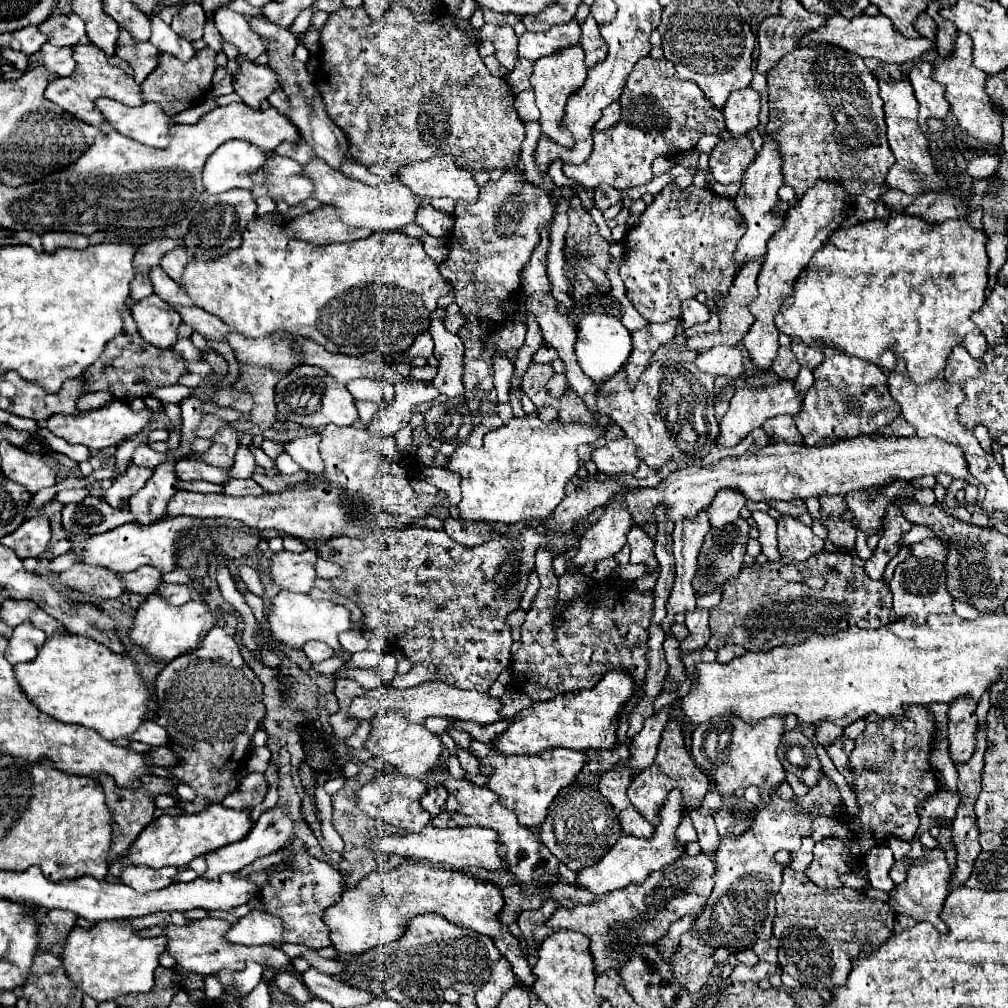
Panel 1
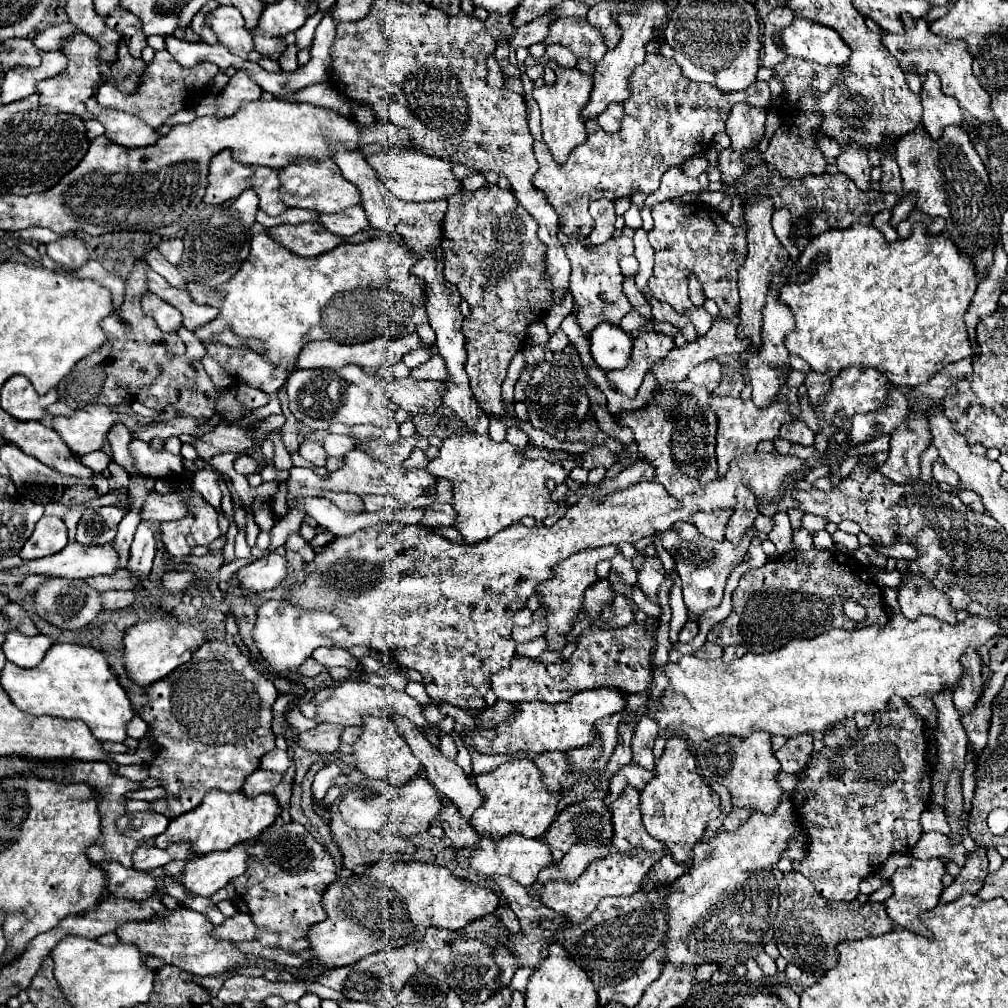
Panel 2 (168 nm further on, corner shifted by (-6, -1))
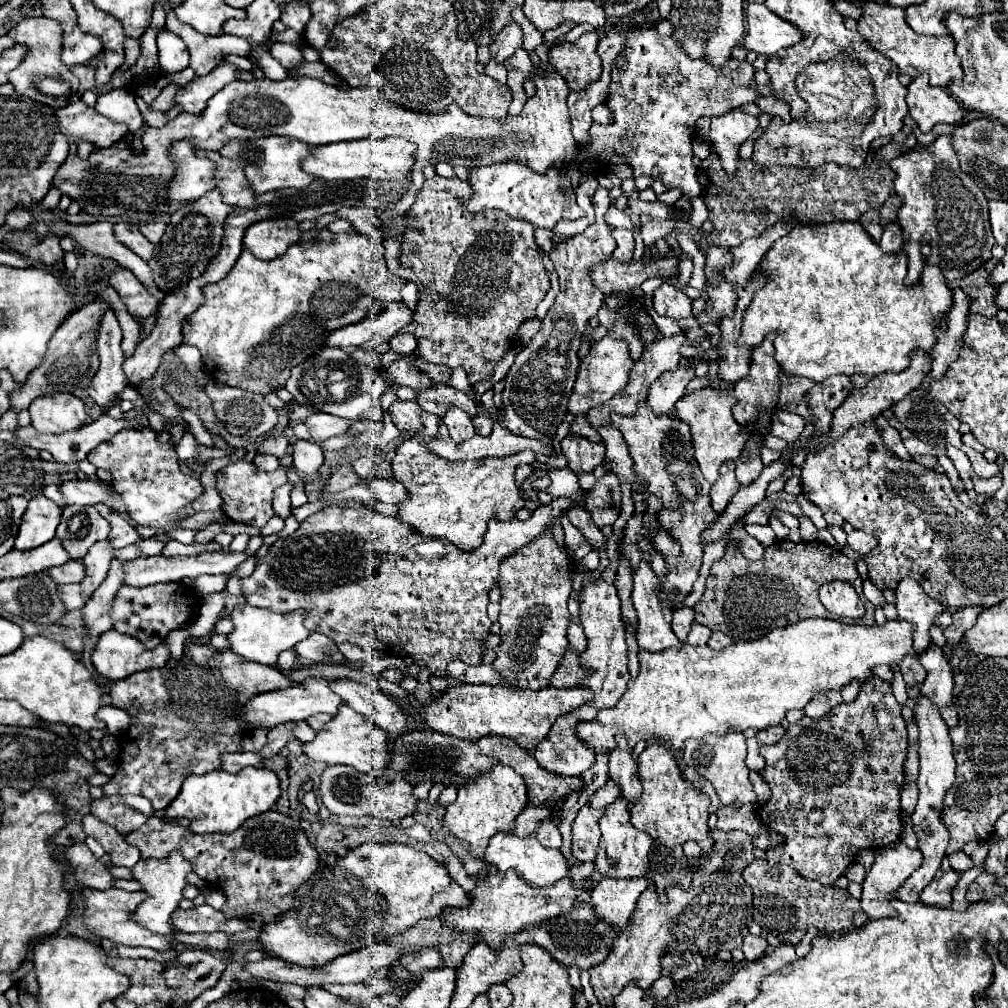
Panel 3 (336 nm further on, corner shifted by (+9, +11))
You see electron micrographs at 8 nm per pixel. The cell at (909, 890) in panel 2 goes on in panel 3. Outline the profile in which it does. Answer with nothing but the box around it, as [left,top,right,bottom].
[861,841,923,919]

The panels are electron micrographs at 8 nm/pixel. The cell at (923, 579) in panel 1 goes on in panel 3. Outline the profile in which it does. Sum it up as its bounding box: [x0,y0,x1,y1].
[897,577,945,655]

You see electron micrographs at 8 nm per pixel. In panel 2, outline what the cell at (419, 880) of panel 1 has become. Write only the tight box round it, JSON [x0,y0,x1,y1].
[308,863,498,967]

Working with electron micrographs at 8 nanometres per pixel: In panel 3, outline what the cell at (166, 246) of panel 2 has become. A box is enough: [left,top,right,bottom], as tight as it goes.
[139,221,165,243]

